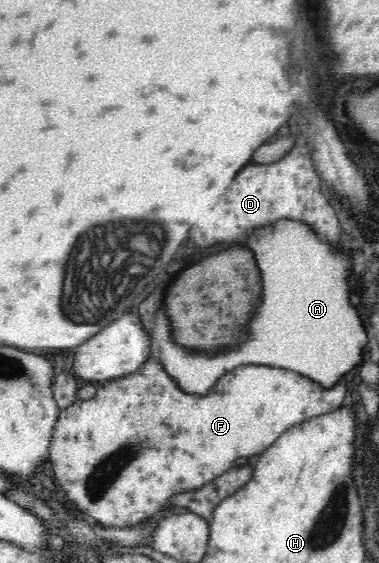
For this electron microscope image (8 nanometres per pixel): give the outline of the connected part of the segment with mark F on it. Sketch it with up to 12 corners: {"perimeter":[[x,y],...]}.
{"perimeter":[[152,355],[60,410],[48,461],[101,527],[157,516],[336,410],[293,371],[207,395]]}

